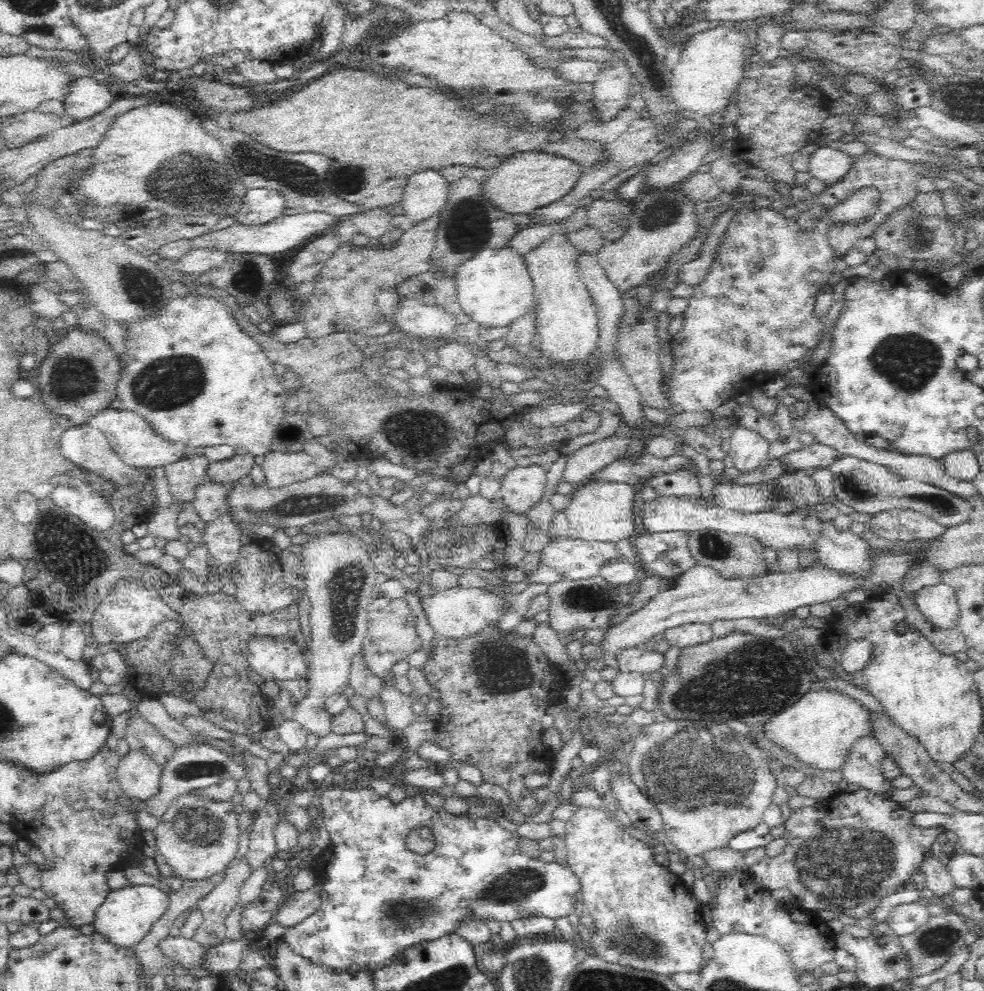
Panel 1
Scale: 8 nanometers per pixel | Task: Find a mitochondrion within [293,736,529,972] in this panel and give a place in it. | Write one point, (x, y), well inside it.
(405, 915)

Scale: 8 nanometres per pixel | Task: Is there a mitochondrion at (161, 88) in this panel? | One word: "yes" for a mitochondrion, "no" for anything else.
no

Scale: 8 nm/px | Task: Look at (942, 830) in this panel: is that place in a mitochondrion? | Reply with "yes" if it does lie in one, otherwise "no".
no

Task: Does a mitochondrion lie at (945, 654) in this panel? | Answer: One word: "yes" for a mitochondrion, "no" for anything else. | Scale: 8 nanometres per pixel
no

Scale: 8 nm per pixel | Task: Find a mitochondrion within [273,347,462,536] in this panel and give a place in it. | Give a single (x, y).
(420, 435)

